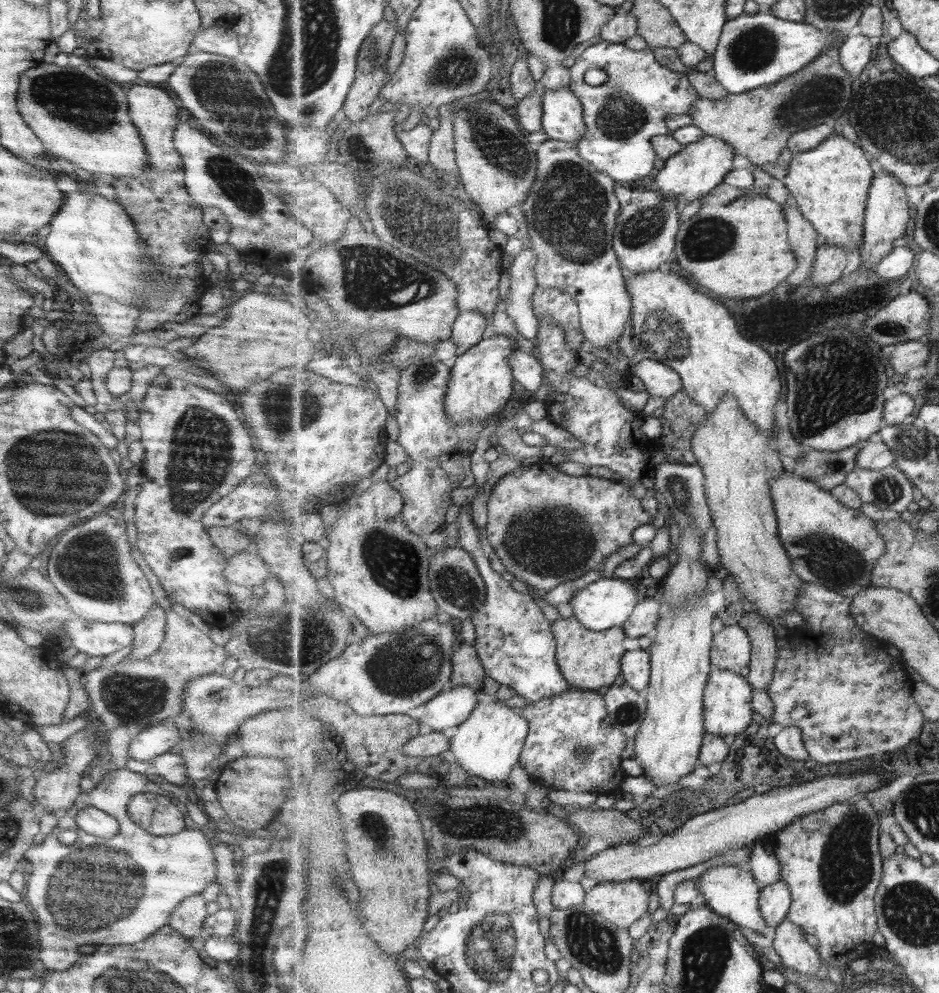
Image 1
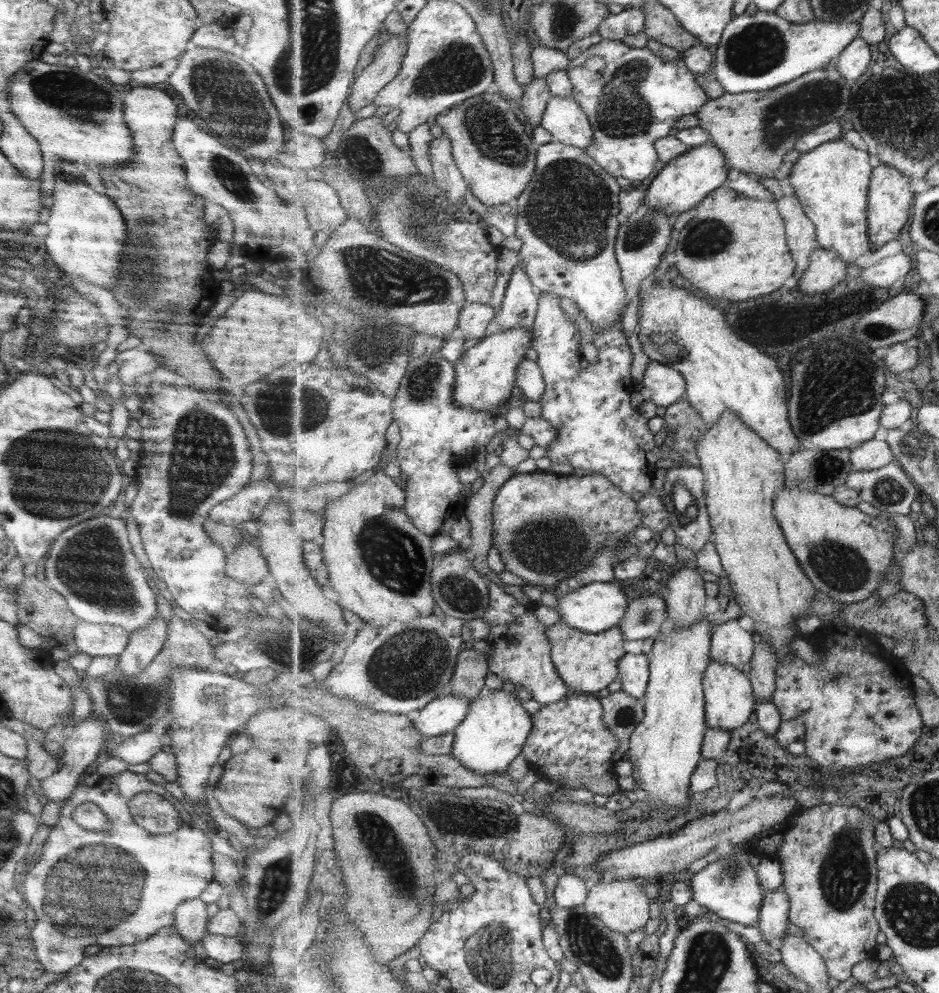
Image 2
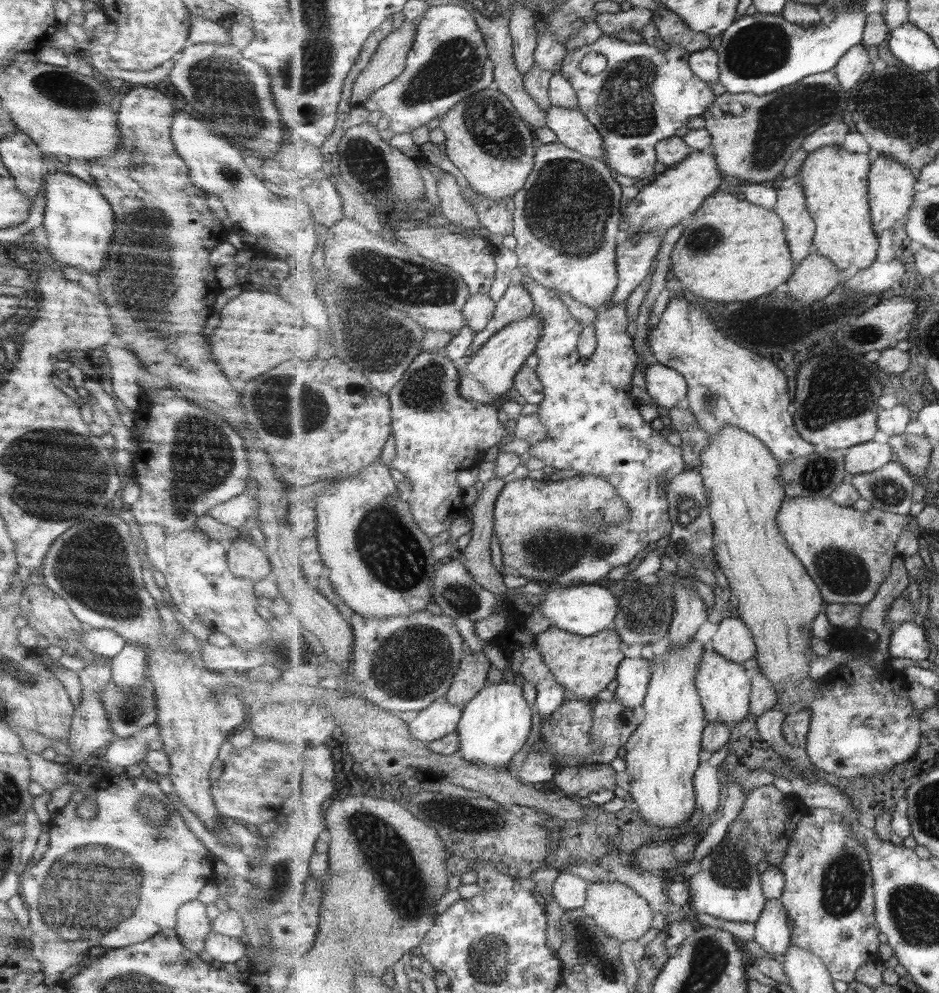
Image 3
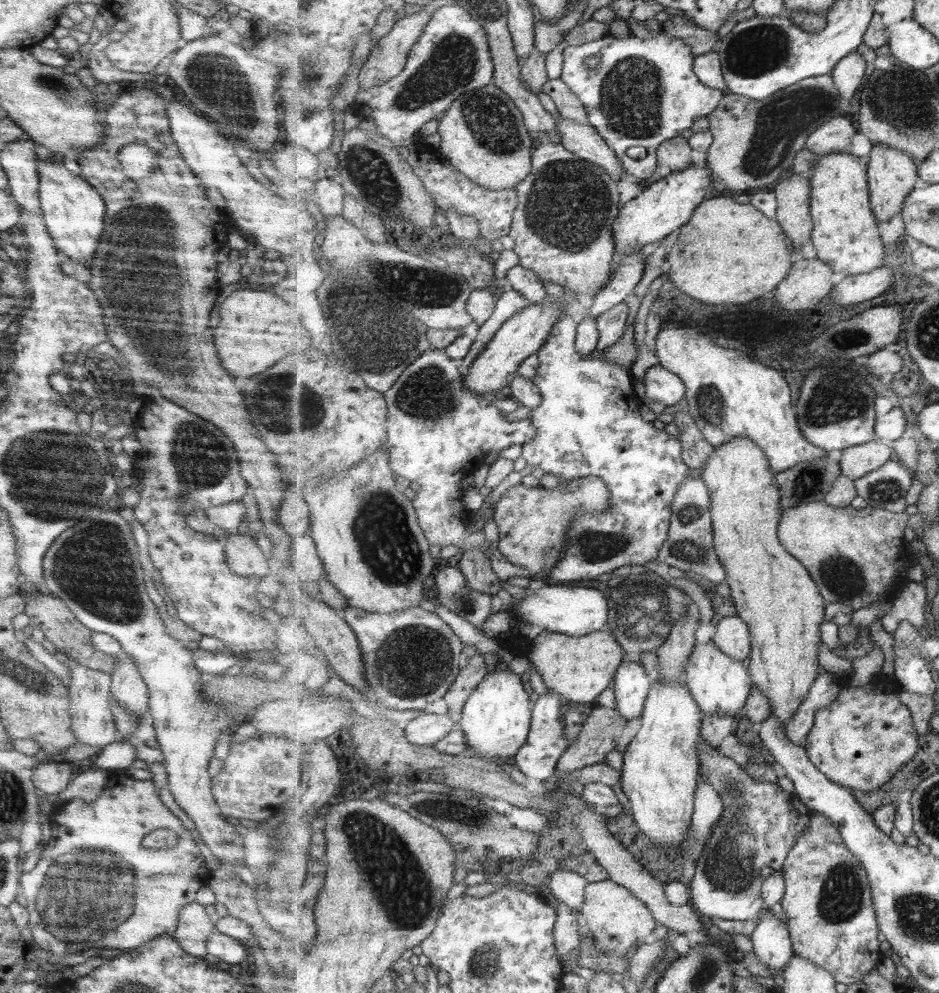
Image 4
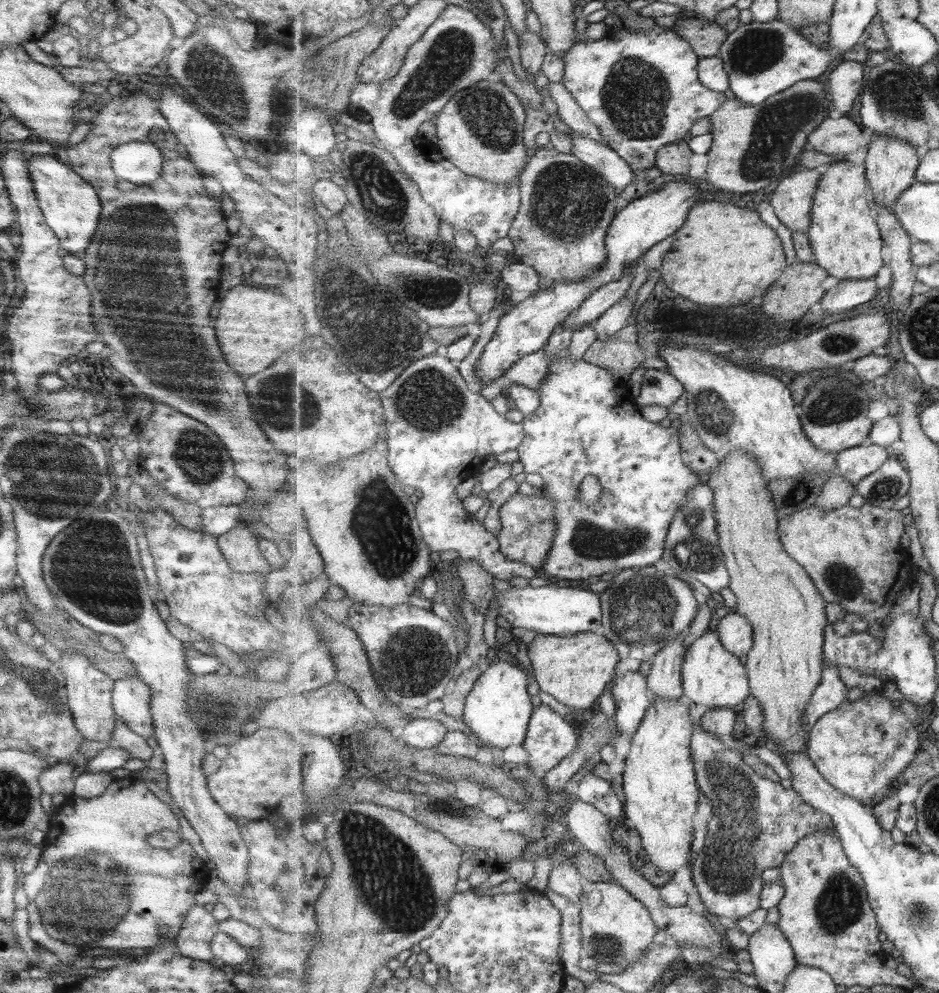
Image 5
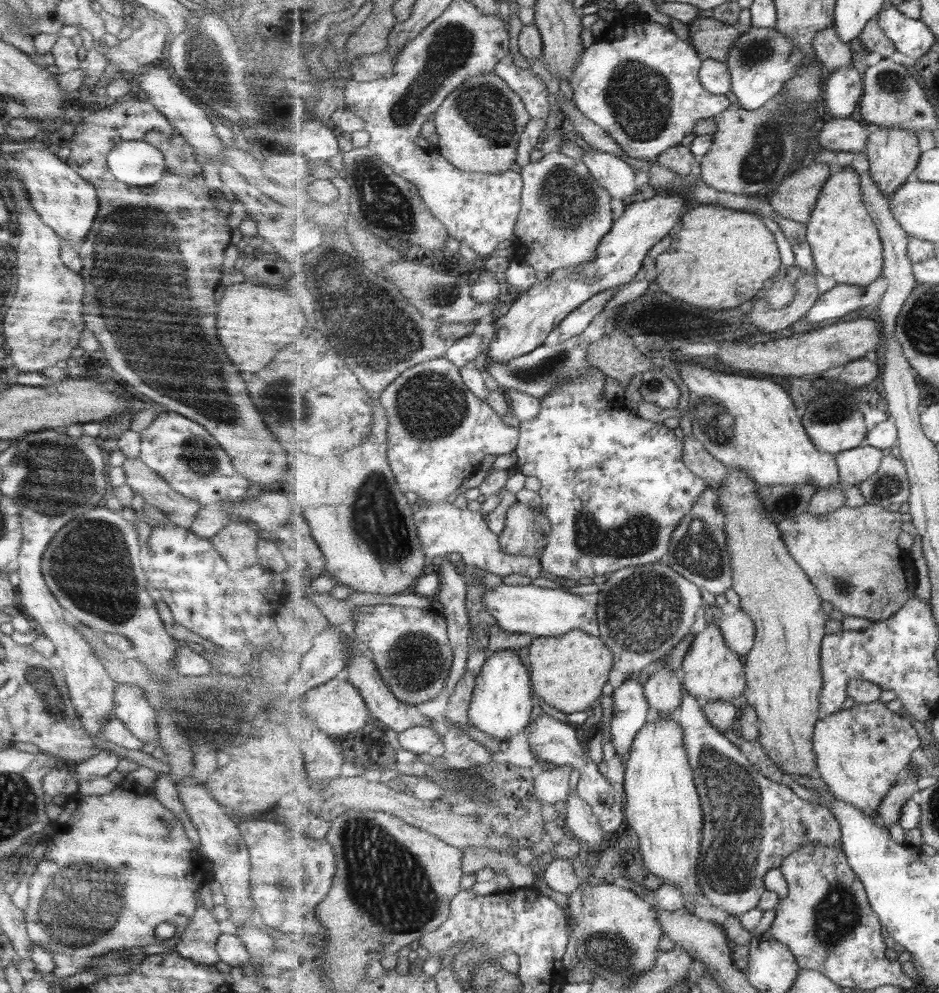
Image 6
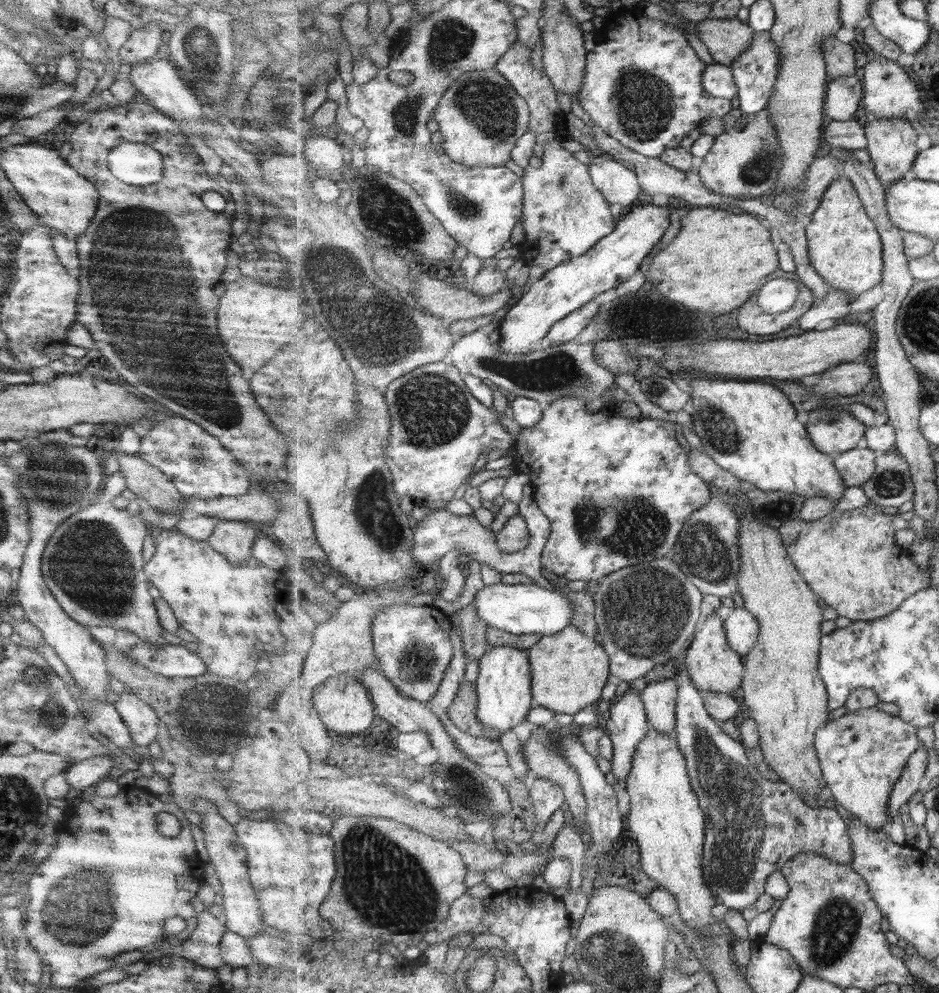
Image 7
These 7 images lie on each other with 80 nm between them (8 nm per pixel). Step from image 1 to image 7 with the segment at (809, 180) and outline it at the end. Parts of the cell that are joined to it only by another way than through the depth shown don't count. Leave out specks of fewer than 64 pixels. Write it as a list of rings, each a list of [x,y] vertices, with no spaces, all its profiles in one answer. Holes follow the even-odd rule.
[[[842,175],[825,192],[821,206],[806,227],[810,257],[817,272],[833,288],[847,291],[854,300],[882,284],[884,279],[883,242],[876,223],[868,216],[853,181]]]

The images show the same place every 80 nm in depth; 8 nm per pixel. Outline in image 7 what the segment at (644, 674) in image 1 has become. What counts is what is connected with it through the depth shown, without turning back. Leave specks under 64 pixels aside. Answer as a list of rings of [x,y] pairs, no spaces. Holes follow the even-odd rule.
[[[629,688],[605,714],[603,726],[613,744],[611,770],[618,780],[629,776],[638,744],[649,733],[648,712],[640,693]]]

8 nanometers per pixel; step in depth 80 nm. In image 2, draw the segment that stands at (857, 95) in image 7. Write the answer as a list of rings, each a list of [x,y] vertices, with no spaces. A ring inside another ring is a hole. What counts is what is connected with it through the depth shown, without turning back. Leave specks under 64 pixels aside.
[[[861,36],[853,41],[837,61],[841,74],[847,76],[847,80],[857,80],[863,74],[869,72],[873,58],[871,58],[871,46]]]

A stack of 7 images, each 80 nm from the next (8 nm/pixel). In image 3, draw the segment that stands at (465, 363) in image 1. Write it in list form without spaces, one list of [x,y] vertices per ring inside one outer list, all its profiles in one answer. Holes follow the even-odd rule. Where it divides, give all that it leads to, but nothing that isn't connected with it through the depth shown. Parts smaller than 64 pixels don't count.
[[[538,314],[525,320],[506,326],[501,332],[492,336],[474,355],[470,361],[458,369],[460,376],[461,397],[483,404],[497,404],[503,394],[514,387],[516,376],[526,365],[528,358],[536,352],[537,345],[544,331],[544,322]]]

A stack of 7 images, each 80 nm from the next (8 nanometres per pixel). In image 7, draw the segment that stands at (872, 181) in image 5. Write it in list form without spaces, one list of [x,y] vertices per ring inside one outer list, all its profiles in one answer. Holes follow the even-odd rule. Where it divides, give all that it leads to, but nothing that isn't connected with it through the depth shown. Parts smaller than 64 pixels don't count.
[[[873,118],[865,123],[864,129],[868,138],[866,149],[870,152],[875,172],[880,176],[882,184],[891,186],[894,182],[910,176],[914,162],[920,154],[917,132],[911,122],[906,118]]]

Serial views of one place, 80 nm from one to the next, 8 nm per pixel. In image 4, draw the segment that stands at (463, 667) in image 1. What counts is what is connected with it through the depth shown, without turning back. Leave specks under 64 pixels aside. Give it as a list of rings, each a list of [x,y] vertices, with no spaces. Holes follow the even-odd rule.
[[[485,656],[468,657],[465,668],[444,696],[447,709],[451,710],[454,715],[460,716],[469,697],[485,681],[487,675],[489,675],[489,670],[487,670],[487,664],[485,664]]]

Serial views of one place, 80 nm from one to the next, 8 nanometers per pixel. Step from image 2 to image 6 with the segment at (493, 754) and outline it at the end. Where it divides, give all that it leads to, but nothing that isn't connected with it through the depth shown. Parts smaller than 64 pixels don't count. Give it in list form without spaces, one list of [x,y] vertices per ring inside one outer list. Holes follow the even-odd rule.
[[[503,649],[488,657],[481,673],[477,675],[475,694],[469,705],[469,720],[475,728],[491,734],[501,742],[509,742],[515,734],[525,730],[533,721],[533,704],[537,703],[531,674],[517,651]]]

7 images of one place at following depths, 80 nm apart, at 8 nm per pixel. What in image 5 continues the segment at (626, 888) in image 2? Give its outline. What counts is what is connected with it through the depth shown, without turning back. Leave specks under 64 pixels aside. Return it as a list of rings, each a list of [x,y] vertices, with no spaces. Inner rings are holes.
[[[585,881],[580,910],[581,940],[585,947],[592,949],[589,958],[613,962],[621,966],[621,972],[649,952],[653,938],[660,932],[645,904],[623,886],[613,882]]]

